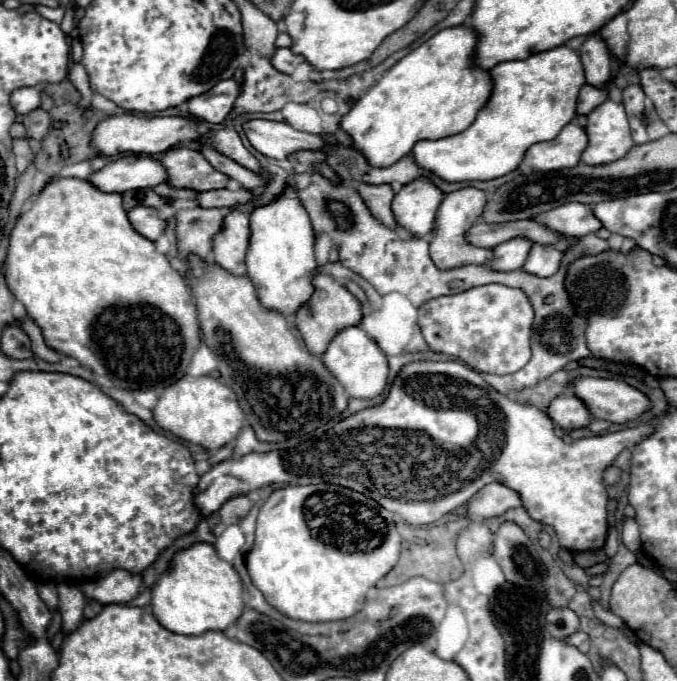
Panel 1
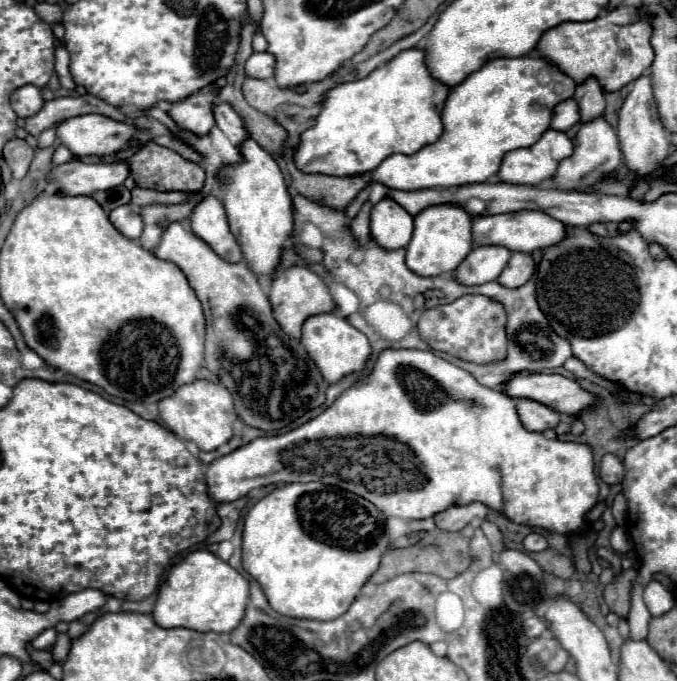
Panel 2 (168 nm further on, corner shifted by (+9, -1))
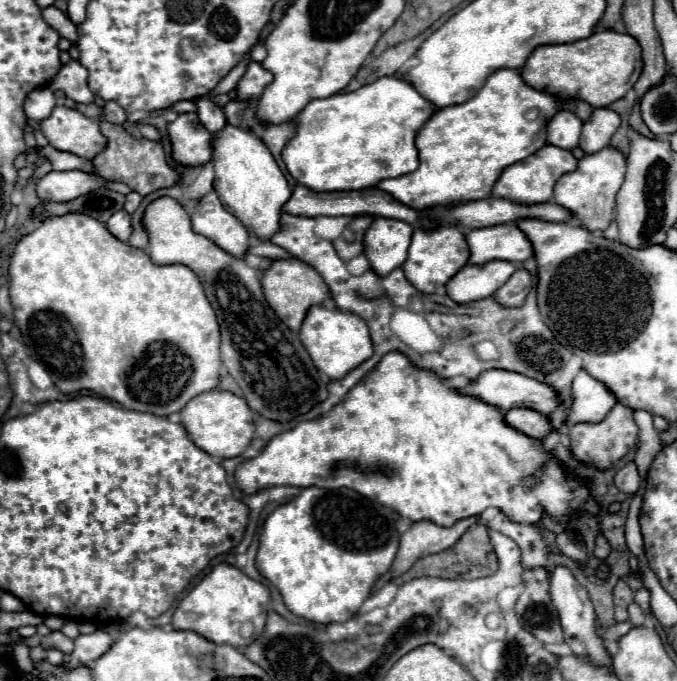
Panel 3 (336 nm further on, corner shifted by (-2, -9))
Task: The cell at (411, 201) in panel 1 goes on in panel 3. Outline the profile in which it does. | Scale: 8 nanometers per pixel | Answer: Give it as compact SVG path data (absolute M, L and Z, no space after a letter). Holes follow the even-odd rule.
M376 217L364 237L364 255L370 261L370 269L378 275L388 275L396 267L402 267L412 233L414 229L400 219Z

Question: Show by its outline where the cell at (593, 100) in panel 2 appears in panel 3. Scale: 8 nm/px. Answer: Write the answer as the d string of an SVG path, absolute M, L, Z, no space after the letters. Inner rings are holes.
M596 107L592 111L590 121L584 123L582 127L582 137L580 137L580 147L584 149L584 153L596 153L600 149L604 149L614 131L620 127L620 115L616 111L610 111L606 107Z

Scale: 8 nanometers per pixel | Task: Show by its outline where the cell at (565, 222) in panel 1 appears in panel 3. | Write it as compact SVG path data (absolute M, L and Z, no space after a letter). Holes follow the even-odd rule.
M514 223L484 227L484 231L466 231L466 239L470 247L470 263L474 265L492 259L524 263L534 255L530 239Z

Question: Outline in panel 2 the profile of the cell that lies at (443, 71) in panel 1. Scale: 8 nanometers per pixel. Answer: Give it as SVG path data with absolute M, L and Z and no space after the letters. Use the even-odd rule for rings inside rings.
M407 49L393 57L389 63L379 65L365 79L341 83L323 93L319 103L321 111L315 117L313 127L301 133L299 147L295 149L295 167L301 173L323 173L335 177L355 177L359 173L371 173L389 155L413 155L421 147L435 143L443 133L441 111L449 95L449 87L429 75L425 65L425 53L421 49Z

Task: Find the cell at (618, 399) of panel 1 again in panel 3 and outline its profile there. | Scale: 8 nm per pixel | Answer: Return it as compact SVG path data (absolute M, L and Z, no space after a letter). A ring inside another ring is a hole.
M504 369L484 371L476 381L472 381L468 387L464 387L460 391L466 393L466 395L474 395L474 397L490 403L490 405L496 405L504 411L510 411L514 407L528 407L528 409L534 409L538 413L552 415L562 405L562 397L550 385L540 383L536 379L530 379L526 375L514 373L514 371L504 371Z

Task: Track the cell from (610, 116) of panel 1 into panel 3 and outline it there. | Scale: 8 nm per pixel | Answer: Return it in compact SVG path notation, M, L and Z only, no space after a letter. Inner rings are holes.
M614 145L584 155L576 171L558 179L554 187L554 201L560 203L562 207L568 207L572 213L576 213L576 219L588 231L606 229L616 215L616 195L624 183L624 171L626 171L626 157Z

